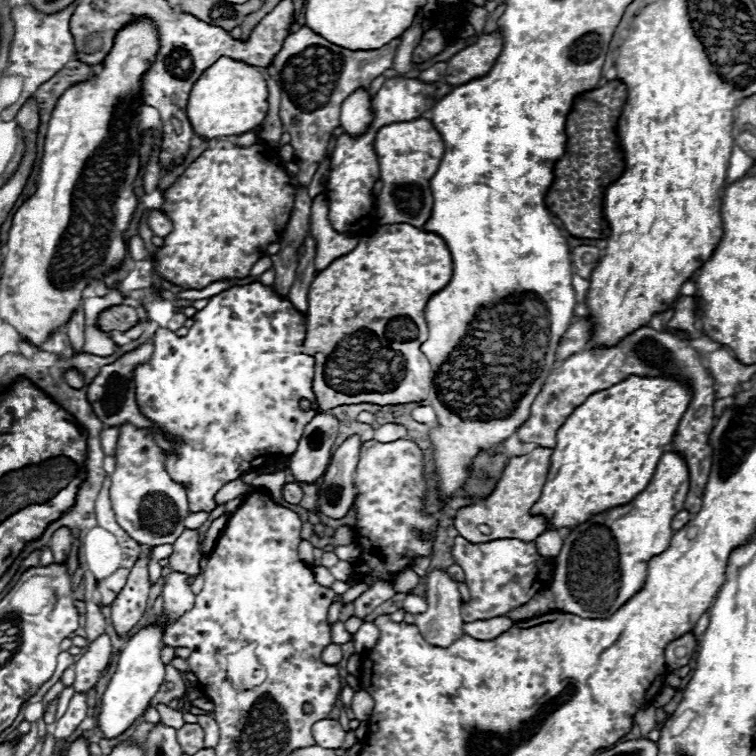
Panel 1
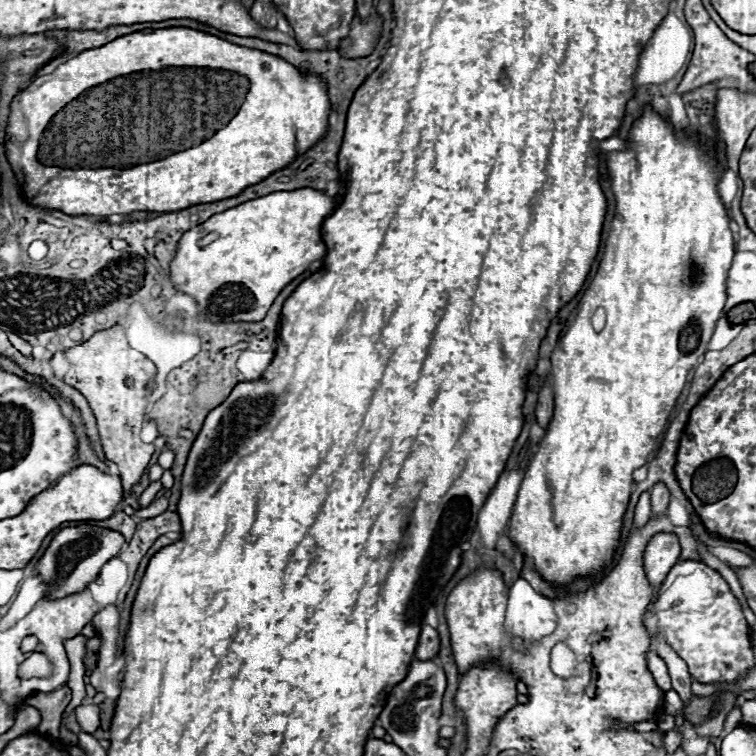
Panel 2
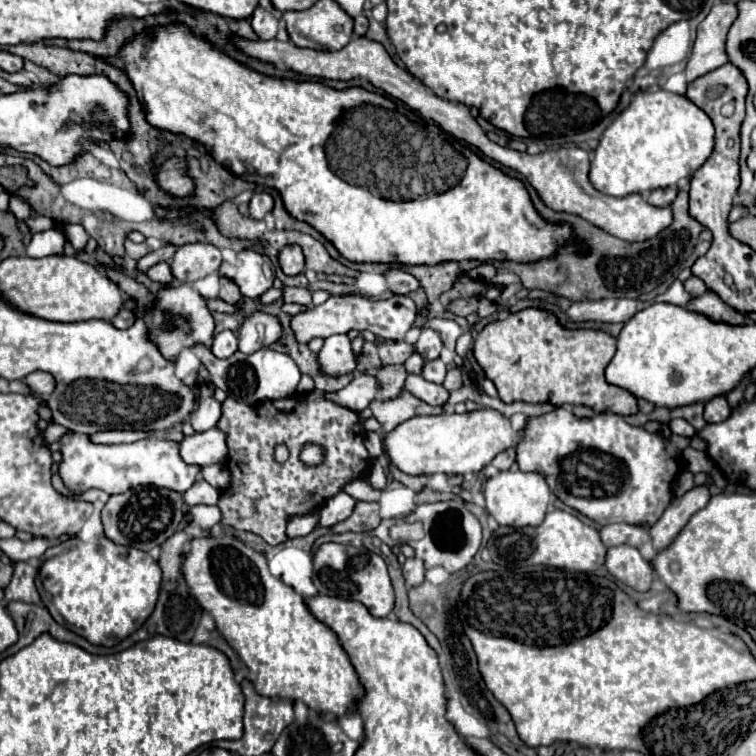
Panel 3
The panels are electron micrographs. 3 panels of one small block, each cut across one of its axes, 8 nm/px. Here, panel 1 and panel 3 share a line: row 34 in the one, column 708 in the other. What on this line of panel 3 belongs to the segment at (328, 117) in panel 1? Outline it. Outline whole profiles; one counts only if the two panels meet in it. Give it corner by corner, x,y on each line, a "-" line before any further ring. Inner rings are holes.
706,290
702,296
692,298
686,306
688,312
698,312
702,316
706,316
708,320
714,322
722,322
722,324
730,324
730,326
742,326
746,324
746,314
730,308
726,302
720,300
720,296
714,290

